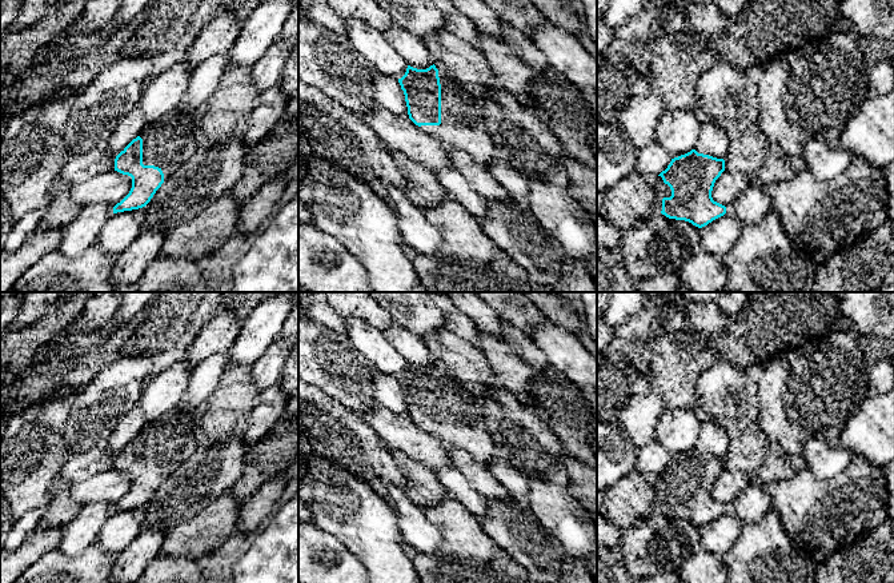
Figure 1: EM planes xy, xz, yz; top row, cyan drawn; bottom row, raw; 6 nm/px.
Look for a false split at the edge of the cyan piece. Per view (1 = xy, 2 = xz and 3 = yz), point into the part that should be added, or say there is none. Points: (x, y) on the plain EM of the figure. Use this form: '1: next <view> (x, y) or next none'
1: next xy (169, 440)
2: next xz (462, 423)
3: next yz (662, 488)

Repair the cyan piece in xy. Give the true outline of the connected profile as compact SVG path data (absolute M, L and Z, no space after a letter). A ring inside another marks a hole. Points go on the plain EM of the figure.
M172 408L157 419L148 420L115 458L115 470L132 476L129 492L113 506L113 512L145 506L161 483L209 443L195 430L195 410Z

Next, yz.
M695 448L671 458L658 474L657 506L669 518L685 519L702 527L726 512L726 506L714 500L711 490L715 479L725 470L725 459L698 452Z

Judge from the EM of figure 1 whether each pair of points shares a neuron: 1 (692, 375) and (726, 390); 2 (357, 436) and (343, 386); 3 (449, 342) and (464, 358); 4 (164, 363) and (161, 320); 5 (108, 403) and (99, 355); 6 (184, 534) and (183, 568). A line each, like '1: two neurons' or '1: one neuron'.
1: two neurons
2: two neurons
3: one neuron
4: one neuron
5: two neurons
6: two neurons

